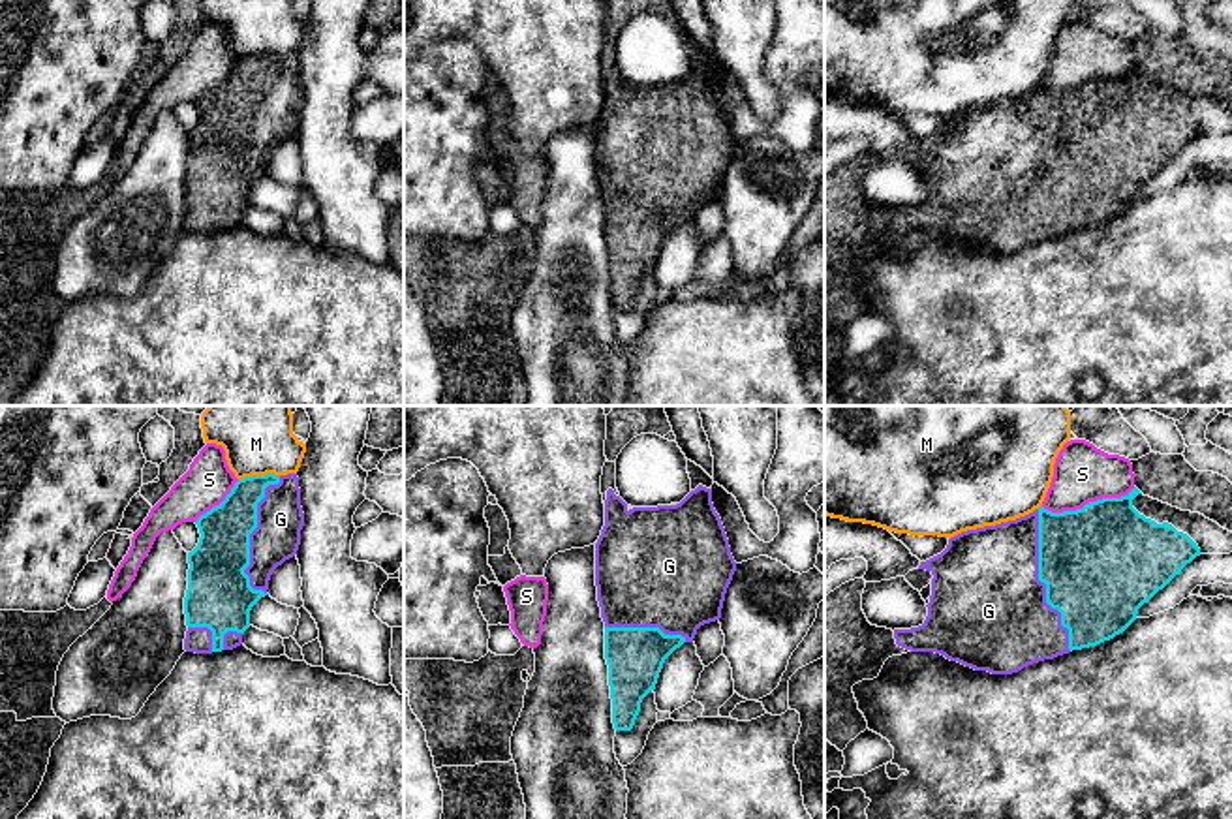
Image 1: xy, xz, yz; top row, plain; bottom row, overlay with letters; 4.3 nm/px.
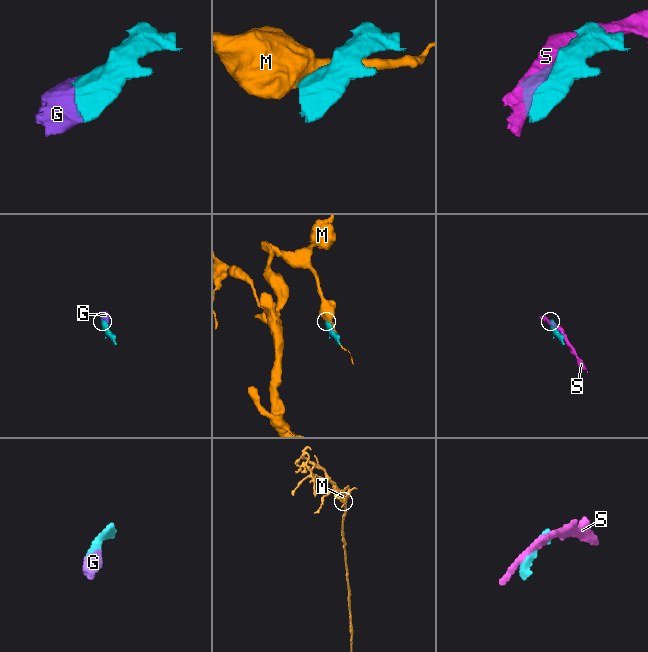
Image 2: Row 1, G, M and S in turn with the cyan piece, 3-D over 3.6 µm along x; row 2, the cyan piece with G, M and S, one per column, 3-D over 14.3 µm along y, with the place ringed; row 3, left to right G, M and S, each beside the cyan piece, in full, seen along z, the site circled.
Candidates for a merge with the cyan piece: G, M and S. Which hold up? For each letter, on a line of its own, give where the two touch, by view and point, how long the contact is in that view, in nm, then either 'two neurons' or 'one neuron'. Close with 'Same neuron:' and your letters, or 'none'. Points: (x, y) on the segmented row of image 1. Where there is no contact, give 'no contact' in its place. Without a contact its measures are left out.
G: yz (1041, 581) | 650 nm | one neuron
M: xy (258, 476) | 180 nm | two neurons
S: yz (1090, 502) | 420 nm | two neurons
Same neuron: G

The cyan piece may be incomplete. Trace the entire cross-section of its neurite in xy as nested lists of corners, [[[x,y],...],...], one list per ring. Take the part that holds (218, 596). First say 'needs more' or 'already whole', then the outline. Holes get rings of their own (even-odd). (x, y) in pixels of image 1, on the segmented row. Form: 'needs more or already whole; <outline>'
needs more; [[[297,473],[252,475],[239,479],[225,500],[195,520],[199,543],[188,552],[188,590],[184,597],[184,650],[212,654],[242,644],[252,607],[267,594],[272,571],[293,558],[300,545],[304,513]]]

